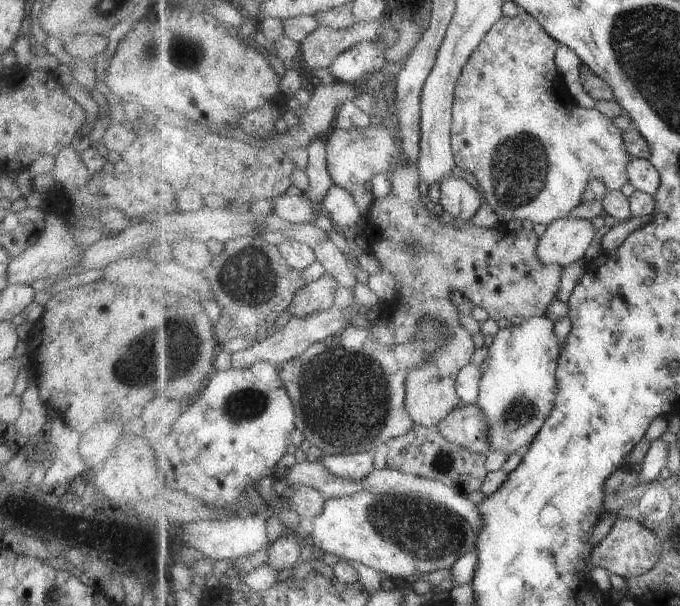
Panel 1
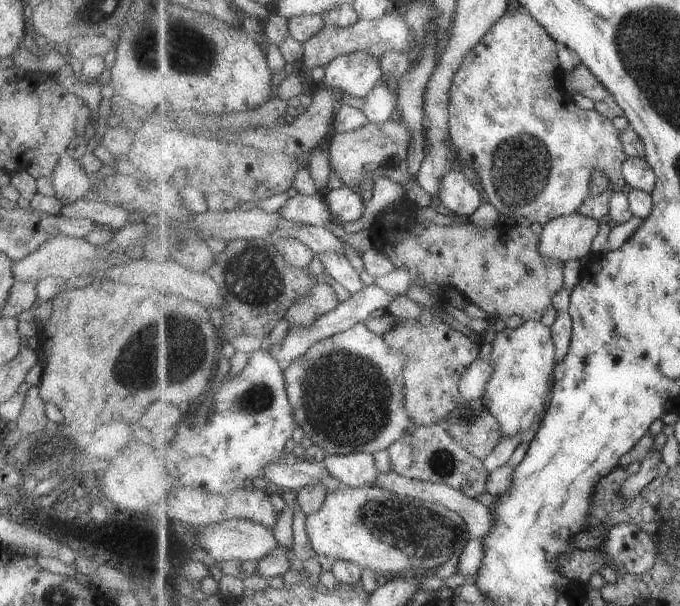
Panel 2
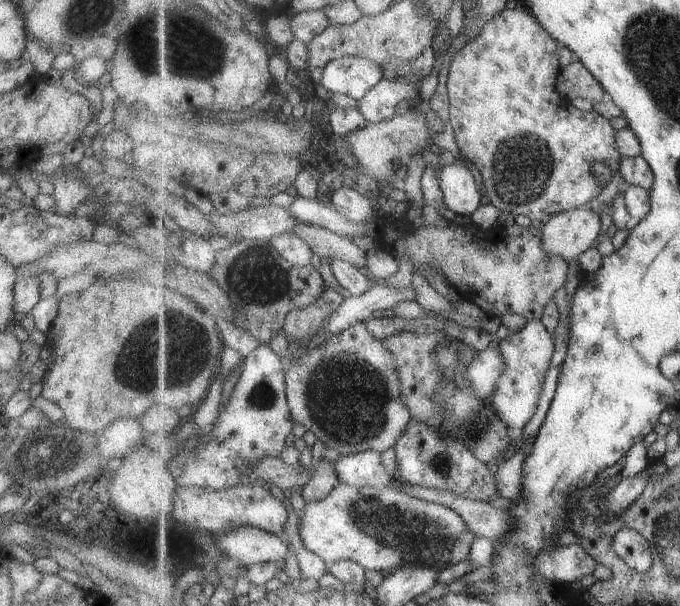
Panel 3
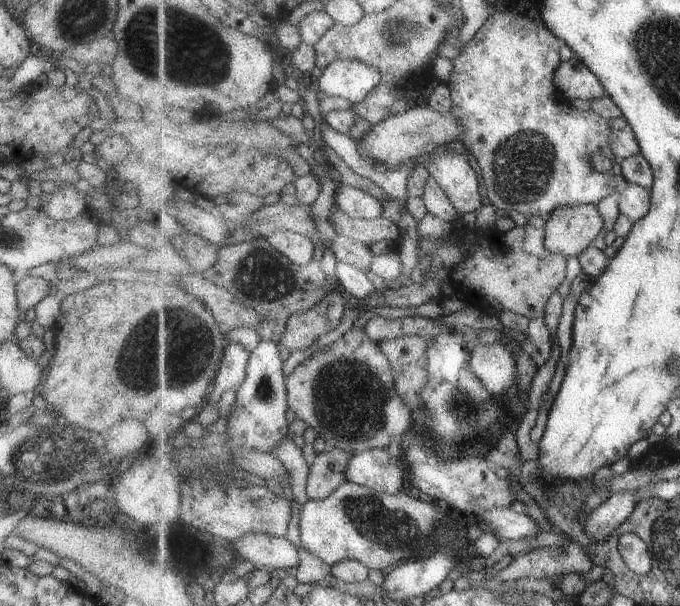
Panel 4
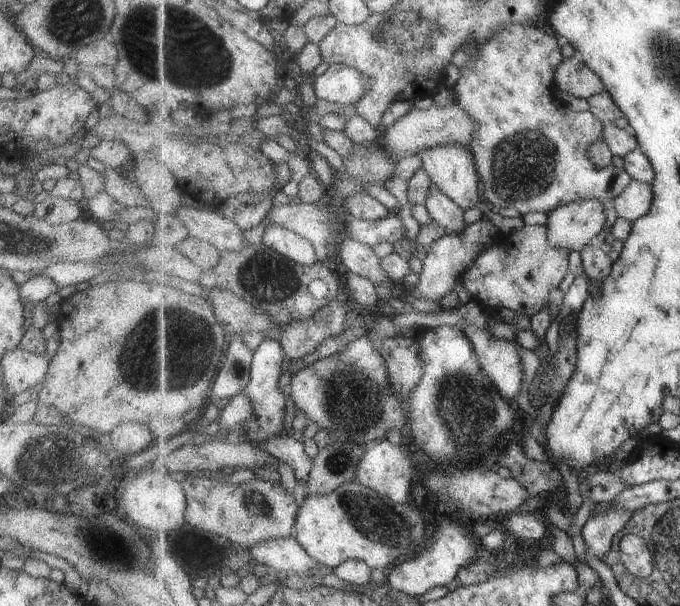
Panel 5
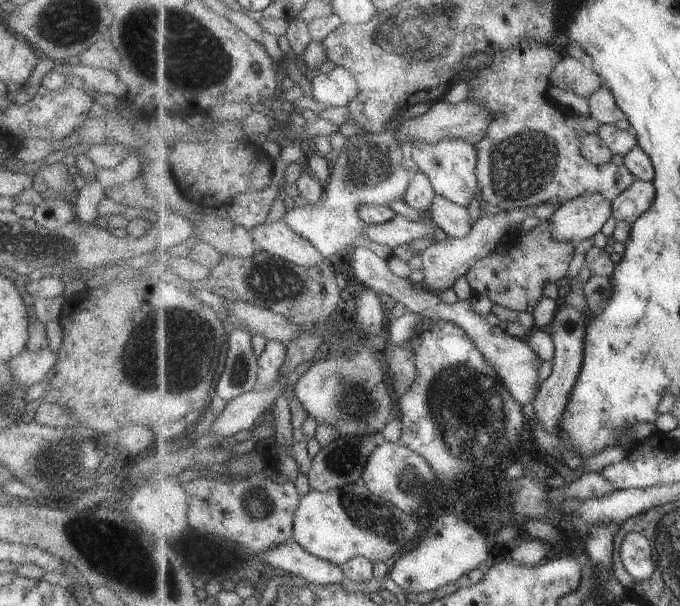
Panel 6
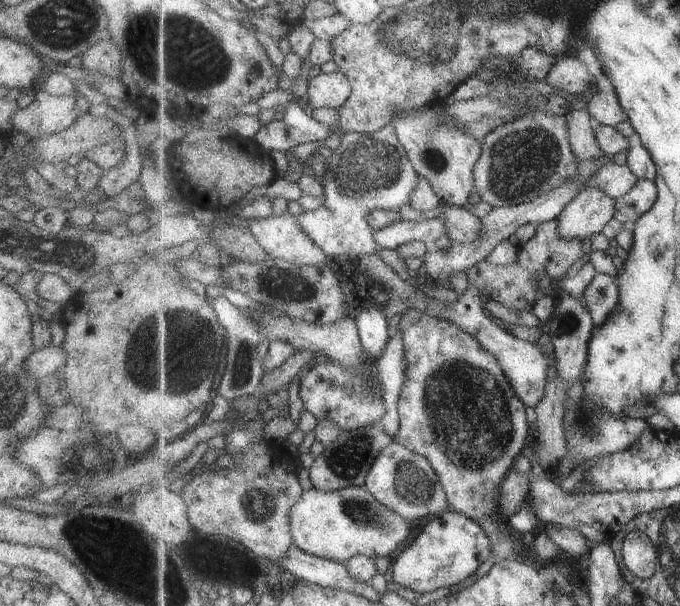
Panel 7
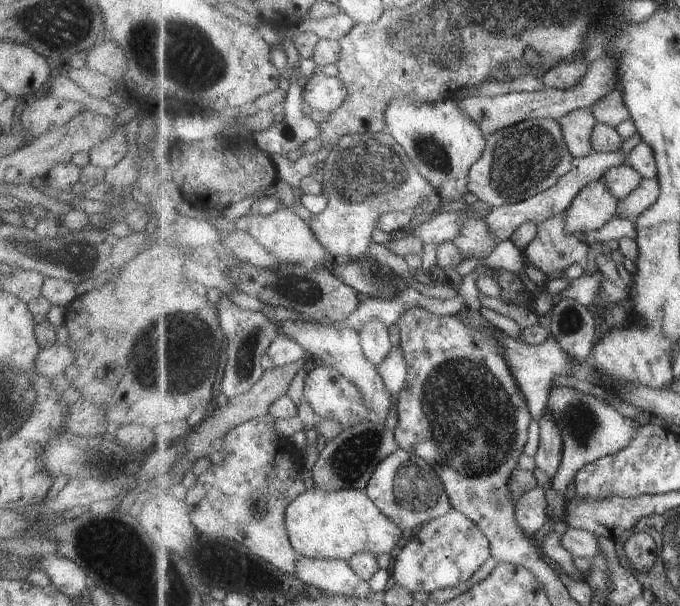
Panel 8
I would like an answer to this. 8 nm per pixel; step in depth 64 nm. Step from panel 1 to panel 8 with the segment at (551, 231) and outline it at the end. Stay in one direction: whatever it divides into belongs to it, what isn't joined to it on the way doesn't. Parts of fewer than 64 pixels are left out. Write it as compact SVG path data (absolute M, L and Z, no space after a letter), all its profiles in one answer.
M603 178L591 182L579 191L577 198L566 210L567 233L599 230L616 217L620 200L609 190Z

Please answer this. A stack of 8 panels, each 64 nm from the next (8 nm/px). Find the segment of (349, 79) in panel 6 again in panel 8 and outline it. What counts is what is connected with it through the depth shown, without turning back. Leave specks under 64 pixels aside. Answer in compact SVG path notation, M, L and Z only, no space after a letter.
M321 72L303 82L307 110L332 113L348 98L348 88L338 75L330 76Z

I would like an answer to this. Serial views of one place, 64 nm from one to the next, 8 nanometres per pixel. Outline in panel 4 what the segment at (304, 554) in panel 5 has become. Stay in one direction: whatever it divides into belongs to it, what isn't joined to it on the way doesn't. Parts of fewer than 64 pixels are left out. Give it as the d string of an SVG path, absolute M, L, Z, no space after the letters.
M247 533L231 543L234 544L234 550L240 557L259 569L286 570L293 566L298 568L300 563L299 549L286 537Z

